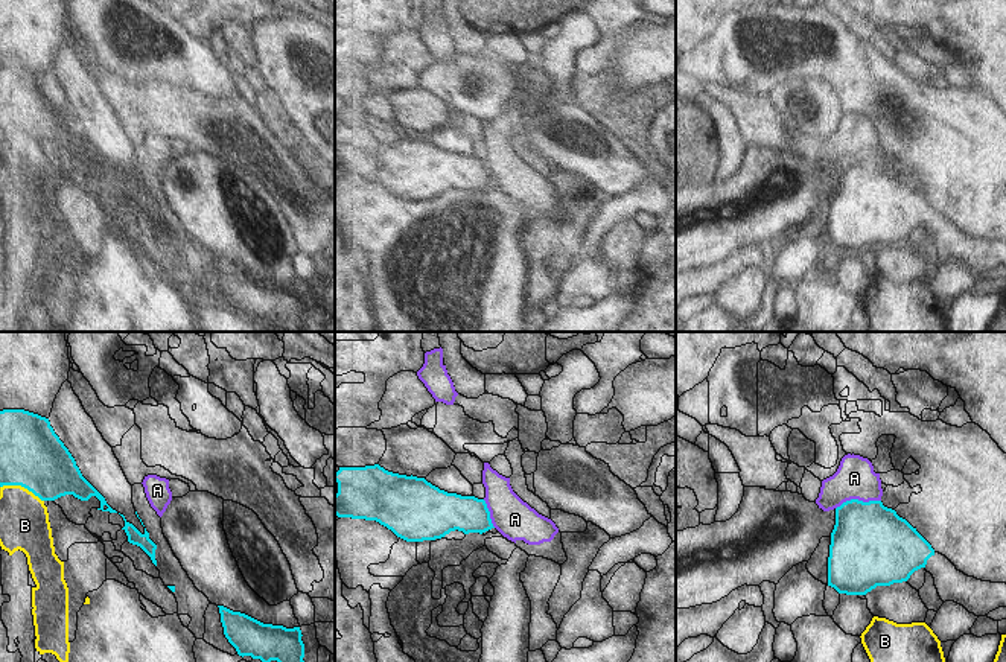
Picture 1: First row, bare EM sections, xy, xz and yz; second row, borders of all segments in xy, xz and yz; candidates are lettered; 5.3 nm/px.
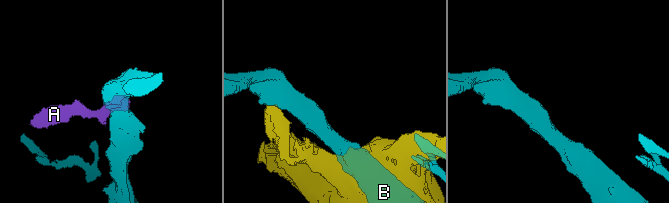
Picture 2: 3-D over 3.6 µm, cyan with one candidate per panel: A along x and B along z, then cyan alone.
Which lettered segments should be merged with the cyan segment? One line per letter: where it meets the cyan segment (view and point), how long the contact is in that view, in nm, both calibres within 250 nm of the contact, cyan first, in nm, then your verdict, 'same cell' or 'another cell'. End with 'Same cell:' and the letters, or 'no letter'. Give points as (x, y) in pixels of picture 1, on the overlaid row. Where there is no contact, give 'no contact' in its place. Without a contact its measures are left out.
A: meets cyan in yz at (857, 499); contact 240 nm long; 420 nm thick on the cyan side, 200 nm on the other; another cell
B: meets cyan in xy at (22, 486); contact 240 nm long; 340 nm thick on the cyan side, 260 nm on the other; another cell
Same cell: no letter

